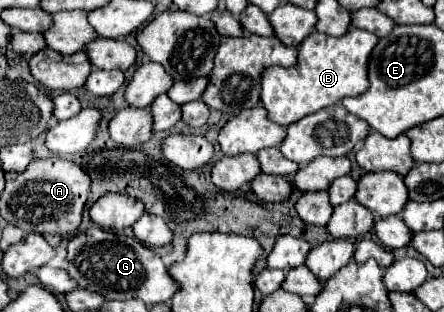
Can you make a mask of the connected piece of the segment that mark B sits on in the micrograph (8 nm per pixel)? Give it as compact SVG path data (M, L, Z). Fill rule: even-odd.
M350 28L344 36L332 38L312 32L298 46L298 62L292 68L272 66L262 72L260 100L268 118L280 126L290 126L302 116L314 114L326 106L340 102L346 96L360 96L368 88L368 56L378 38L368 30Z

